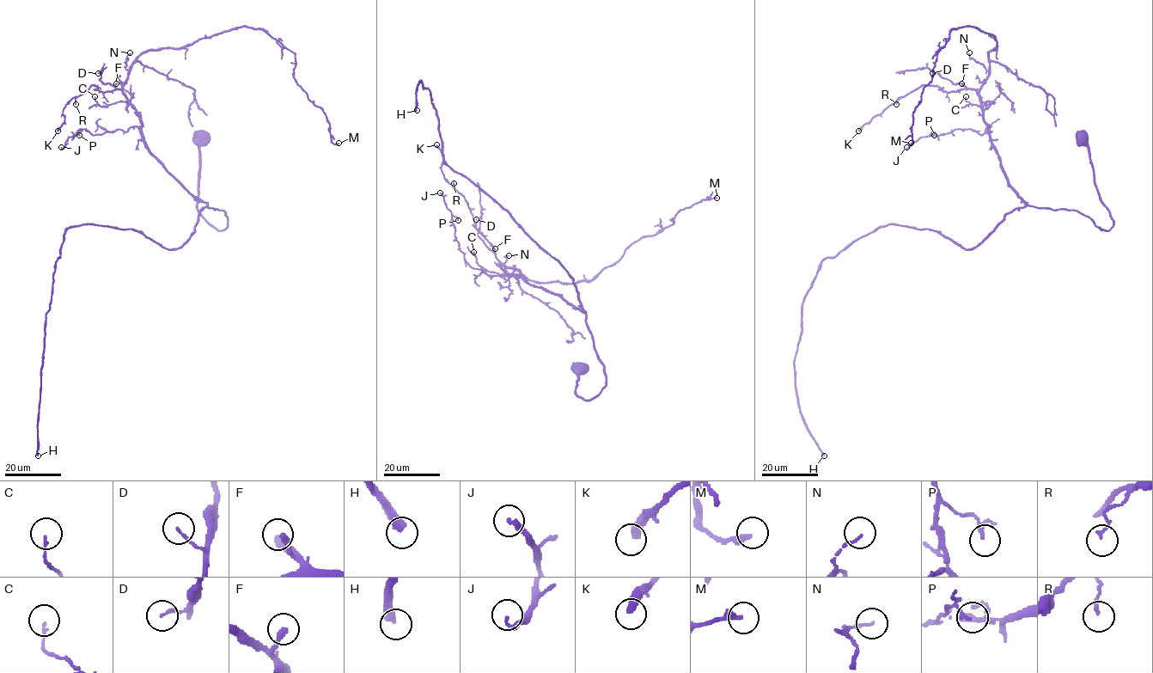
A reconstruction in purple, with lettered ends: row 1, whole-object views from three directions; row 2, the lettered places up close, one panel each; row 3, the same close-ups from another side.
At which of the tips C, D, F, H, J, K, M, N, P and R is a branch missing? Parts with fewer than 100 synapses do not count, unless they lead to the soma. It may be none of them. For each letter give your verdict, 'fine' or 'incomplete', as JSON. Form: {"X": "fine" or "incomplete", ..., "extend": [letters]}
{"C": "fine", "D": "fine", "F": "fine", "H": "incomplete", "J": "fine", "K": "fine", "M": "fine", "N": "fine", "P": "fine", "R": "fine", "extend": ["H"]}

